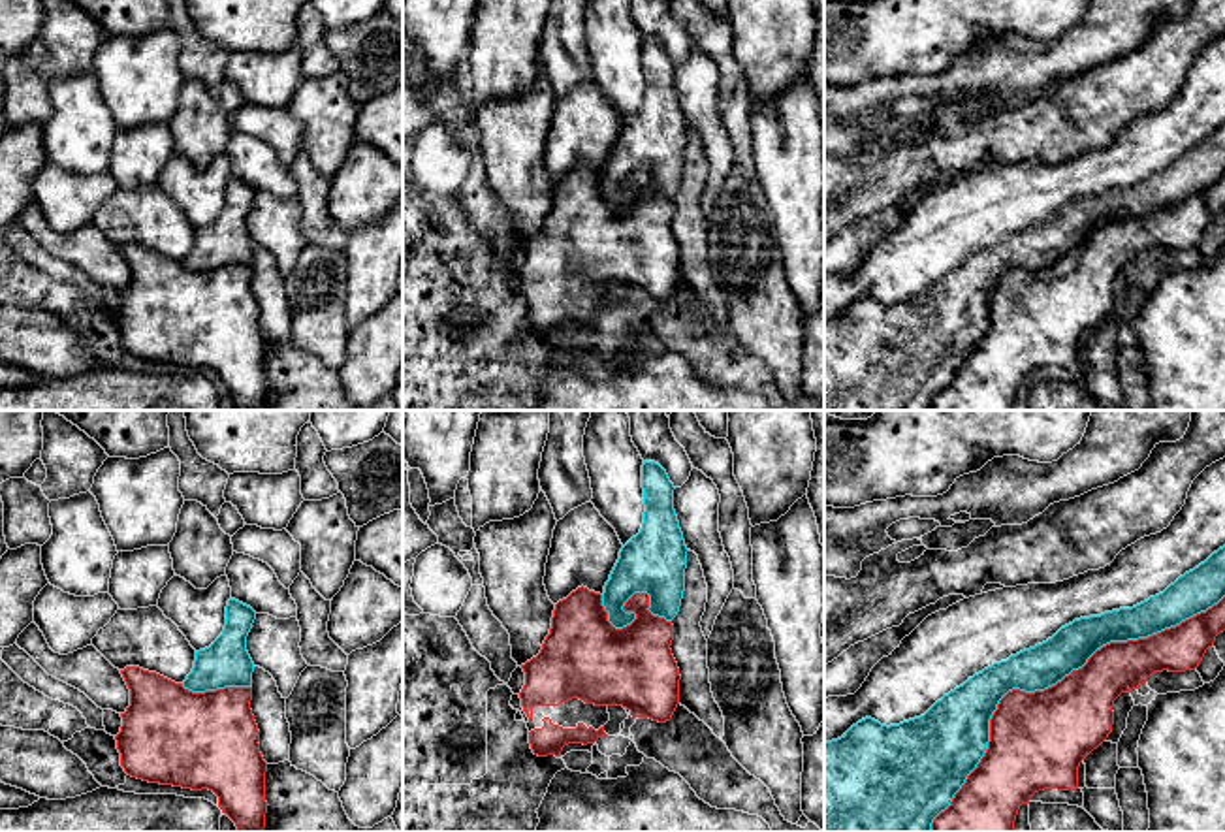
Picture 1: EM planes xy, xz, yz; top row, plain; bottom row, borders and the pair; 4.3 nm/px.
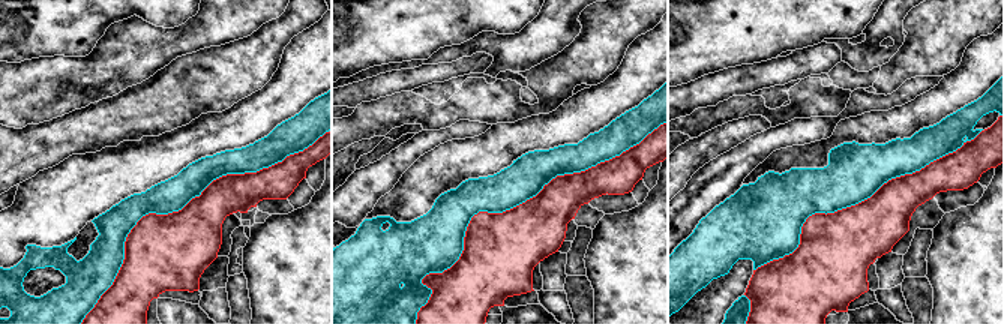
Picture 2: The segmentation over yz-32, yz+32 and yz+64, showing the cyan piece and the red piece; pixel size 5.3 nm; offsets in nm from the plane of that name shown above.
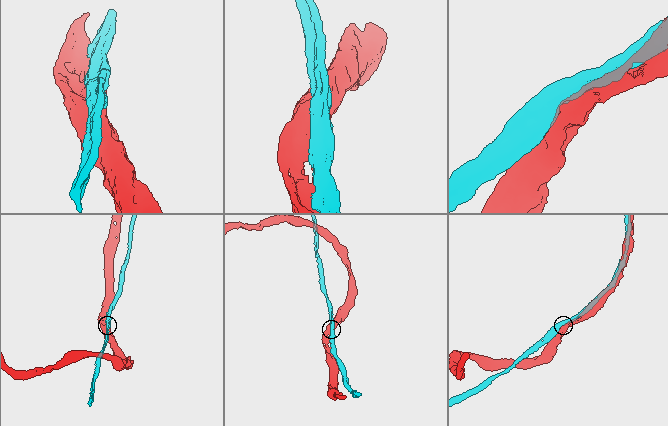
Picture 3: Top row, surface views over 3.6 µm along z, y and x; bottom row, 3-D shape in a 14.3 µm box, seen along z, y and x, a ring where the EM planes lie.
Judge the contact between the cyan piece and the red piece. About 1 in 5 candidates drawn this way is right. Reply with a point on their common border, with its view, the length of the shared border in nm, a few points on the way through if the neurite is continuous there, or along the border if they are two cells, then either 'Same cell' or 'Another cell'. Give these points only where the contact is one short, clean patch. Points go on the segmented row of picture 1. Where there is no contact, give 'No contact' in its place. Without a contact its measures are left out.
Touches cyan at yz (1047, 688). Shared border 1600 nm. Another cell

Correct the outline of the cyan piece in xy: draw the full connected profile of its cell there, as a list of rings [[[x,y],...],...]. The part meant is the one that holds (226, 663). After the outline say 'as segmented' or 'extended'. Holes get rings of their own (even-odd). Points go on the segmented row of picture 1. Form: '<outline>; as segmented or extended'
[[[230,599],[222,634],[209,648],[196,651],[194,668],[183,687],[192,693],[252,687],[254,663],[247,651],[247,636],[254,619],[250,606]]]; as segmented

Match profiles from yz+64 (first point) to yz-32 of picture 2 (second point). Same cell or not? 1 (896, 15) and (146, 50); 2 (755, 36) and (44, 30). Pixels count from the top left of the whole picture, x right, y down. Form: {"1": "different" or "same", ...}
{"1": "same", "2": "same"}

